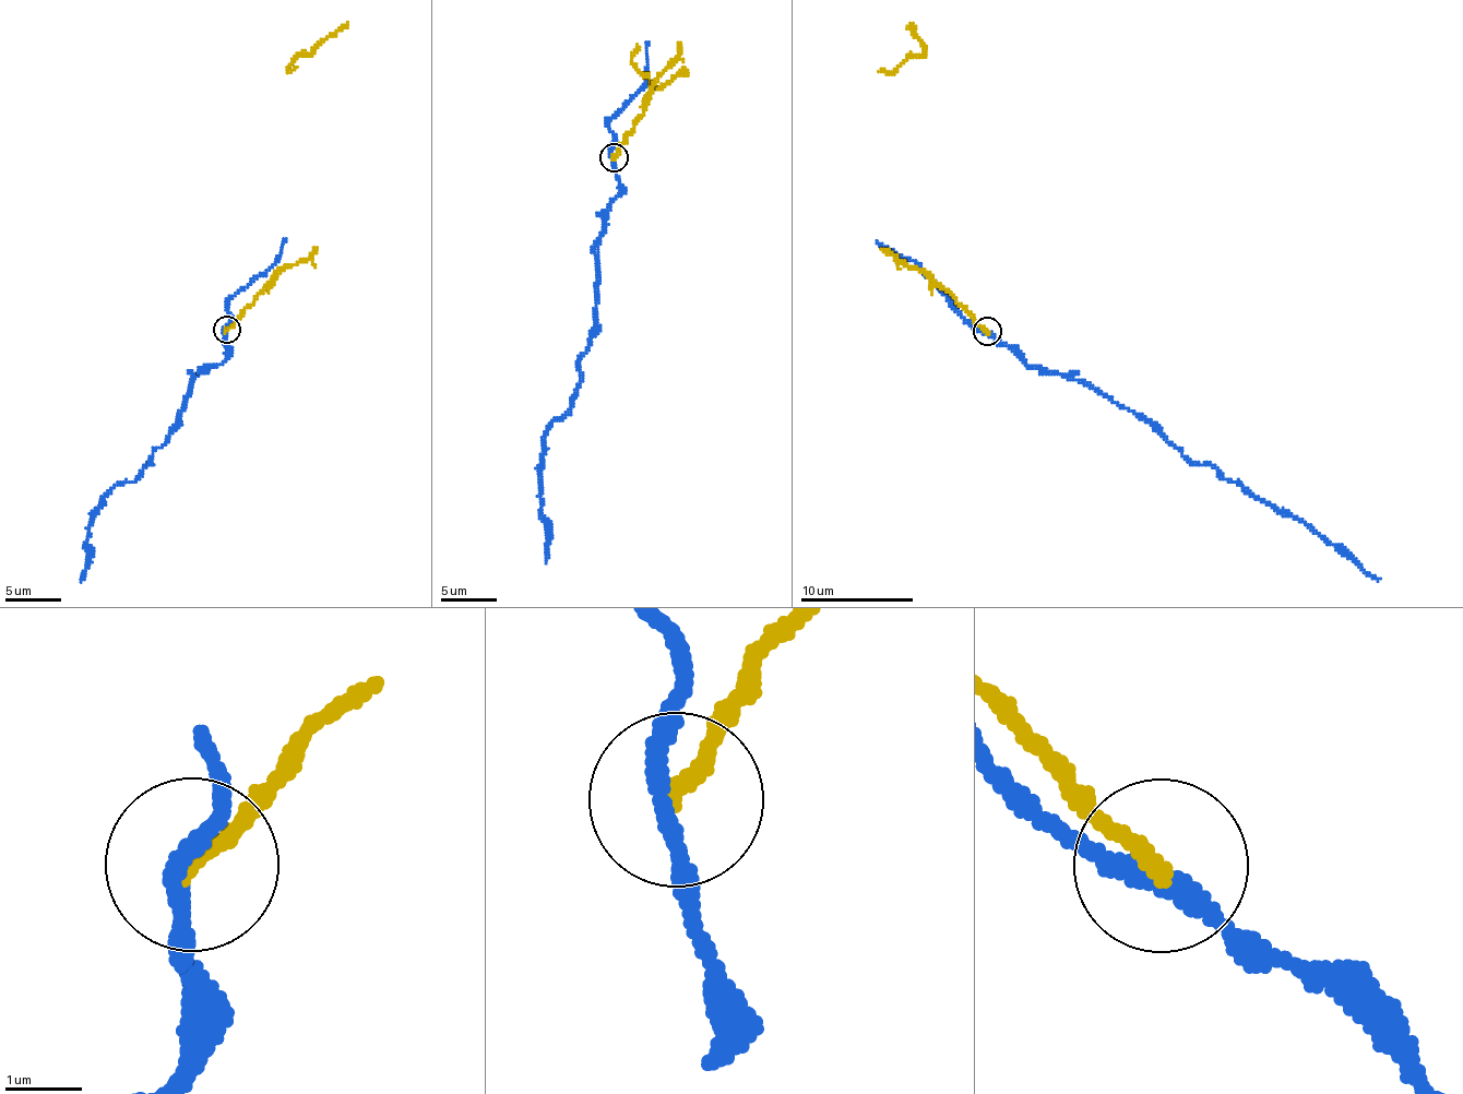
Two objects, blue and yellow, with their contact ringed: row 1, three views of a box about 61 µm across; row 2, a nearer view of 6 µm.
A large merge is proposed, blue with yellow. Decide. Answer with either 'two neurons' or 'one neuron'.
two neurons

